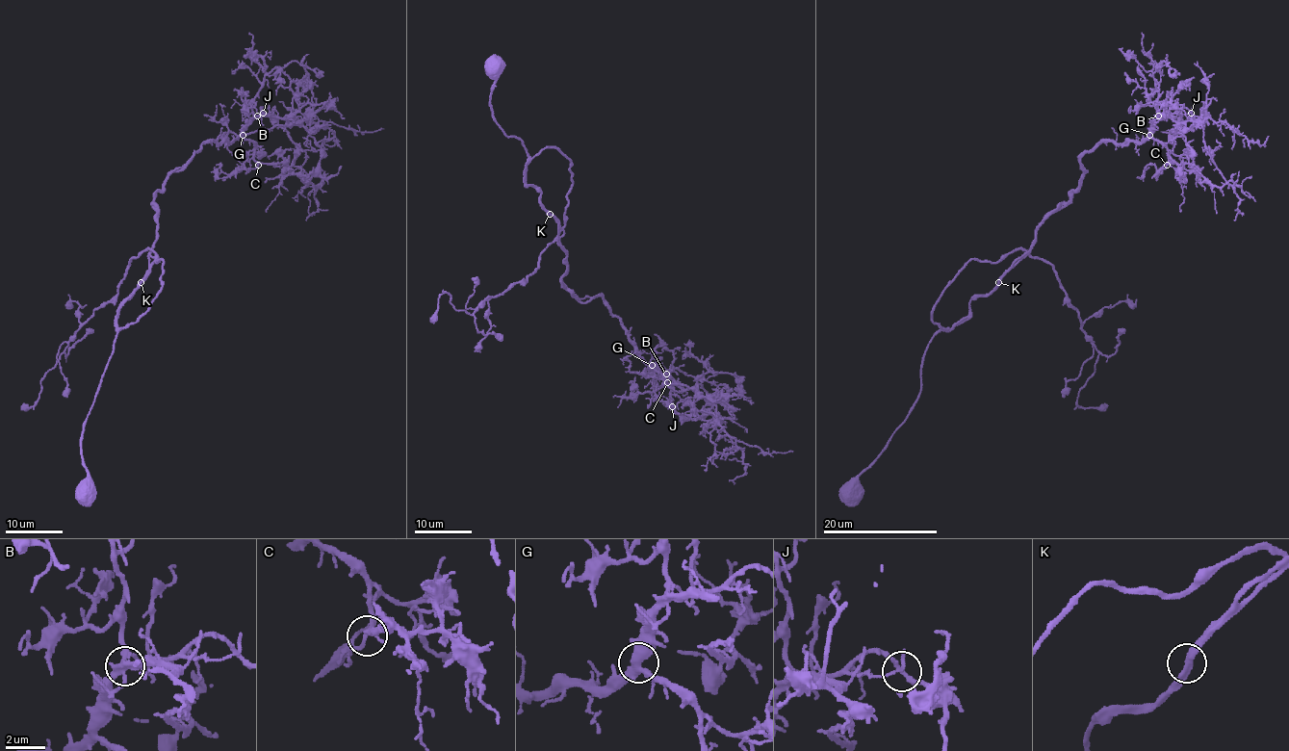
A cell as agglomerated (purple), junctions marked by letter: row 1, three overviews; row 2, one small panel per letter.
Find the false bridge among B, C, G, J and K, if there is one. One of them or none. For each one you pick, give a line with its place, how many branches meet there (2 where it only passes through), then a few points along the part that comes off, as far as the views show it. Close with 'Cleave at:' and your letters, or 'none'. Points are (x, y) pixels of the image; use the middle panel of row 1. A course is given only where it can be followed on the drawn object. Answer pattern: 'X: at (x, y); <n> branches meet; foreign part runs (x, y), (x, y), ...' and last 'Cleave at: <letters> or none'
Cleave at: none

